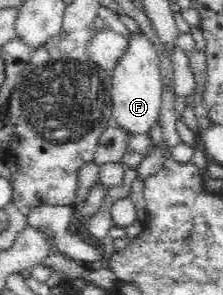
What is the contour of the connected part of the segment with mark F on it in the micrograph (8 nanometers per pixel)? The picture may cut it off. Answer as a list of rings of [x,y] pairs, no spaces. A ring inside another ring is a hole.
[[[139,31],[129,32],[131,38],[111,73],[112,114],[116,124],[130,136],[147,133],[160,120],[162,90],[158,54],[154,45]]]

